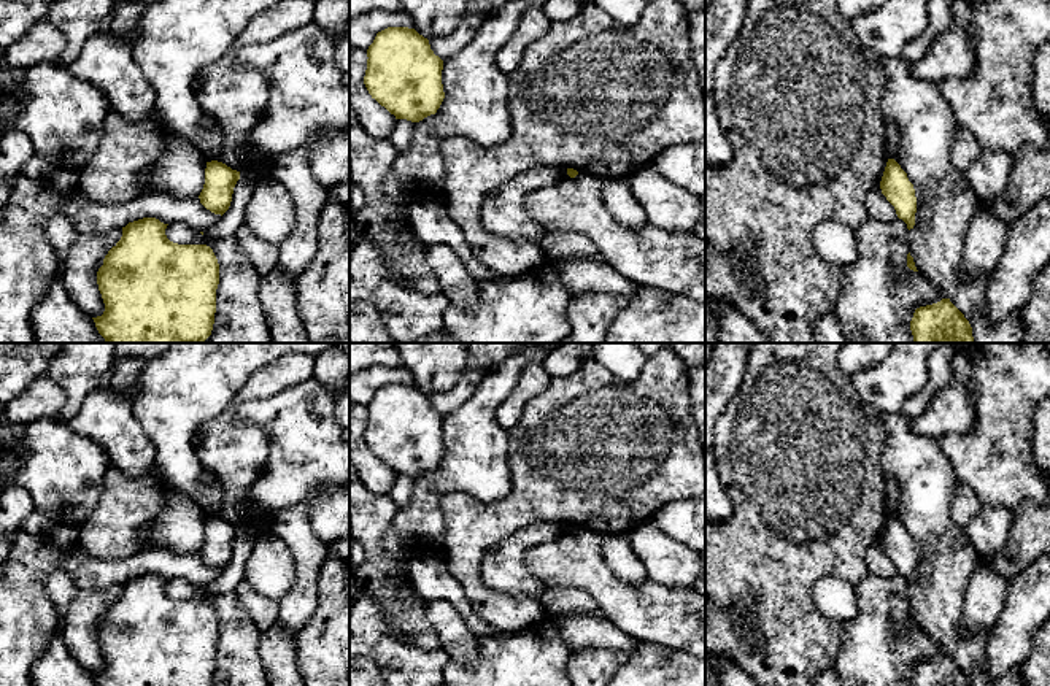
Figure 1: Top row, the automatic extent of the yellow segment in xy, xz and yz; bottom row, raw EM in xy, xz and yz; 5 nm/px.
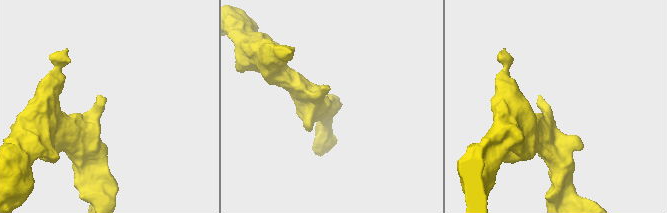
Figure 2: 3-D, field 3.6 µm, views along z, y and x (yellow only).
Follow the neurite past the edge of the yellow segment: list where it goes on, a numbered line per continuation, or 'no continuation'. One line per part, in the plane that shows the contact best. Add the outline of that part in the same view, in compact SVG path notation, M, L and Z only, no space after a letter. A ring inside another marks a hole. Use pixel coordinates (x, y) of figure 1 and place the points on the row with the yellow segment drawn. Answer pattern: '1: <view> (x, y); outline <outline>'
no continuation

